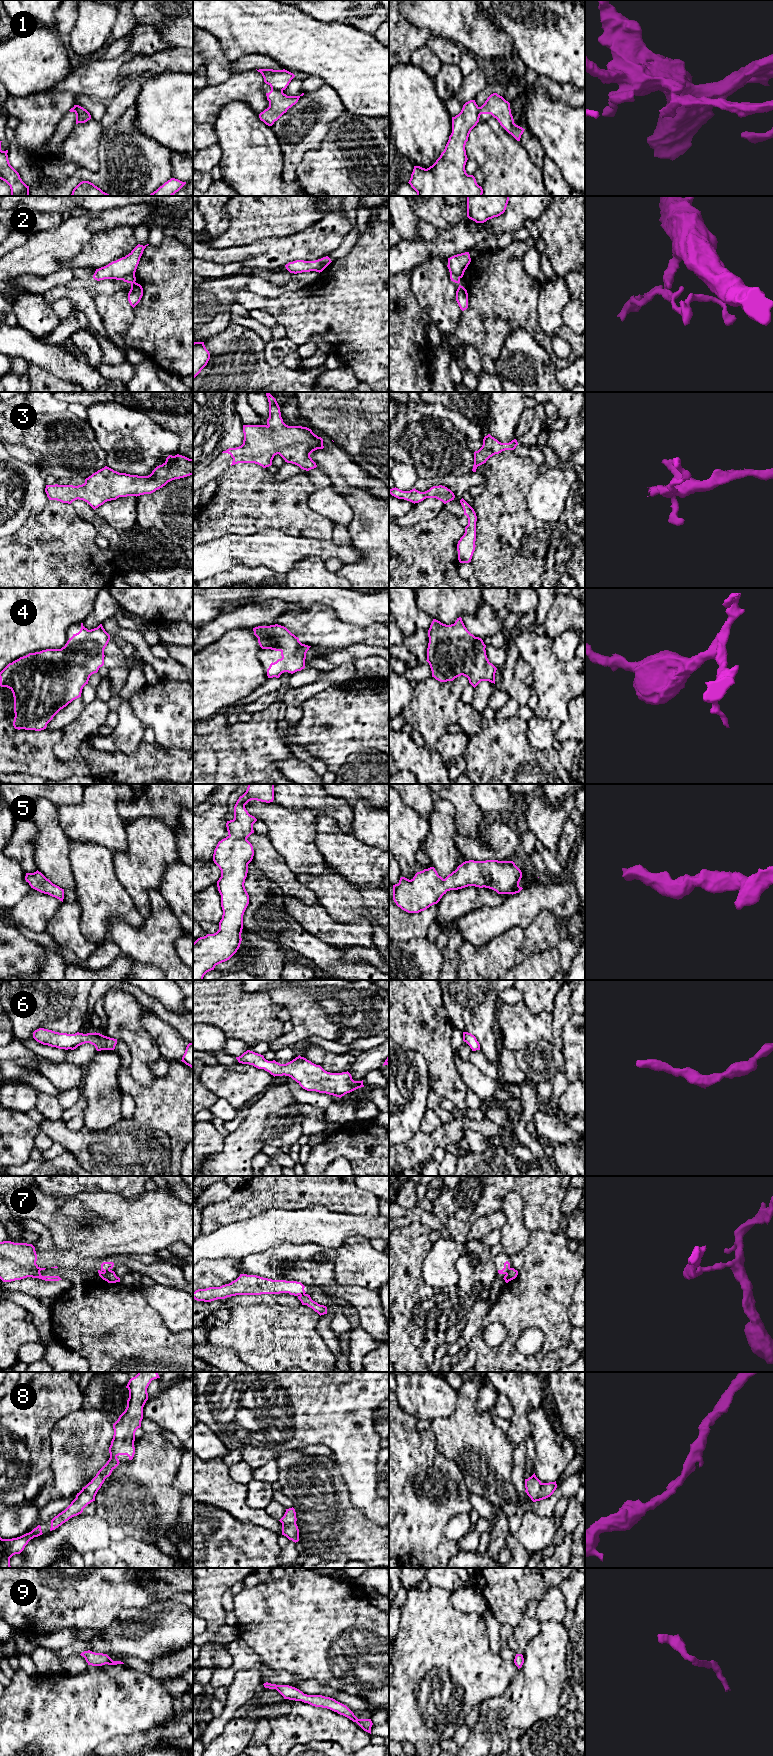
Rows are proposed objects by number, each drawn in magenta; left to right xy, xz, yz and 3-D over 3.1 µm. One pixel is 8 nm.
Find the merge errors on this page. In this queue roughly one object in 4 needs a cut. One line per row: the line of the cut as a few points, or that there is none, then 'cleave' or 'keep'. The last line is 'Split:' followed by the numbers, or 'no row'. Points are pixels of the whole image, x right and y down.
1: xz (271, 87), (282, 91) | cleave
2: xy (134, 273), (127, 274), (122, 279) | cleave
3: no cut | keep
4: no cut | keep
5: no cut | keep
6: no cut | keep
7: xy (109, 1269), (104, 1271) | cleave
8: no cut | keep
9: no cut | keep
Split: 1, 2, 7

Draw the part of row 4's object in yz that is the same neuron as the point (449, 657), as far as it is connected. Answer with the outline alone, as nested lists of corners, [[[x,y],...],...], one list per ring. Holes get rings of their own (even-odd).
[[[461,617],[451,625],[433,619],[428,637],[426,661],[436,680],[453,681],[463,675],[474,688],[481,681],[495,684],[497,668],[487,658],[486,645],[467,630]]]

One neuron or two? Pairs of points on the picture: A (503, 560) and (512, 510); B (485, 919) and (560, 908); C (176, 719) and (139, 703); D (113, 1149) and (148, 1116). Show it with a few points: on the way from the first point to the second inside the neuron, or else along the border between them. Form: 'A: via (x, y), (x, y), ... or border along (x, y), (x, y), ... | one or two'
A: via (511, 548), (512, 522) | one
B: via (504, 917), (527, 904), (541, 904) | one
C: via (167, 710), (160, 703), (148, 703) | one
D: border along (131, 1119), (142, 1125), (162, 1131) | two

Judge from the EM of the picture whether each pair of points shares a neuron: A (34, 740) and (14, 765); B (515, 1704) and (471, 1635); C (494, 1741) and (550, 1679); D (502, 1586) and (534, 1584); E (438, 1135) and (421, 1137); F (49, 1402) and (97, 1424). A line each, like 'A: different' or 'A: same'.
A: same
B: different
C: same
D: same
E: same
F: different

